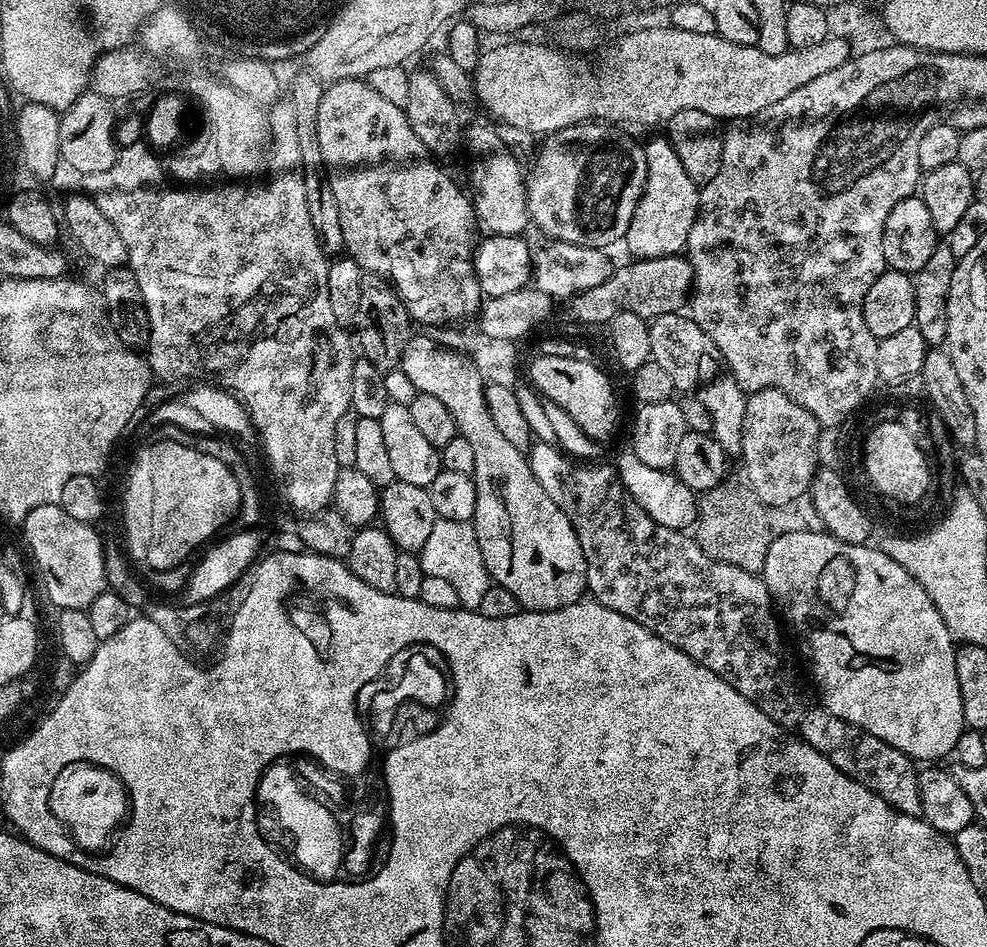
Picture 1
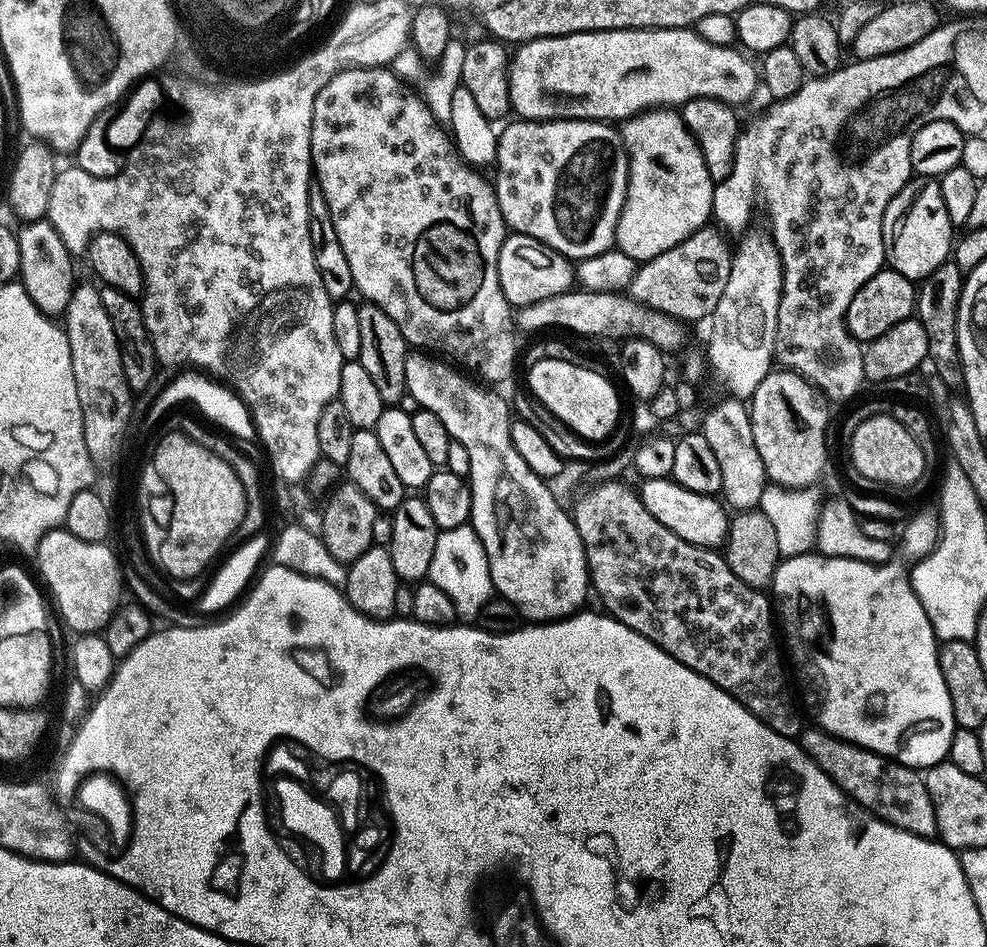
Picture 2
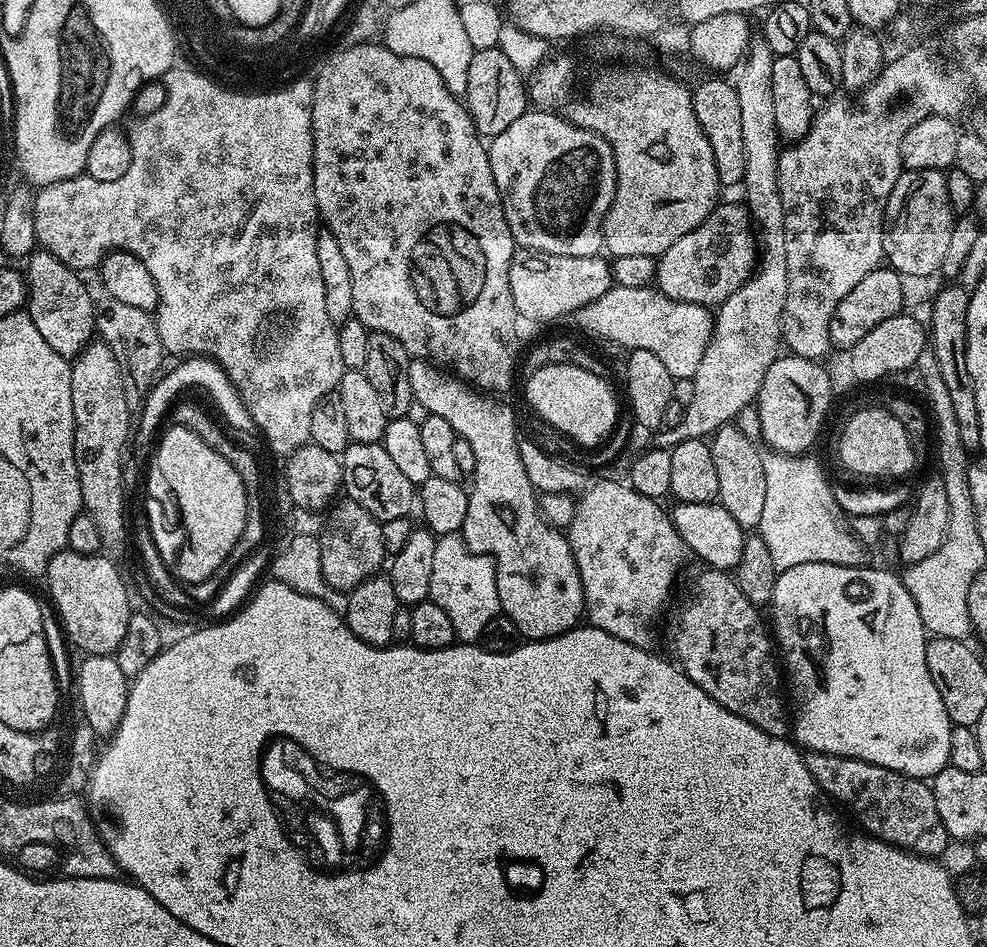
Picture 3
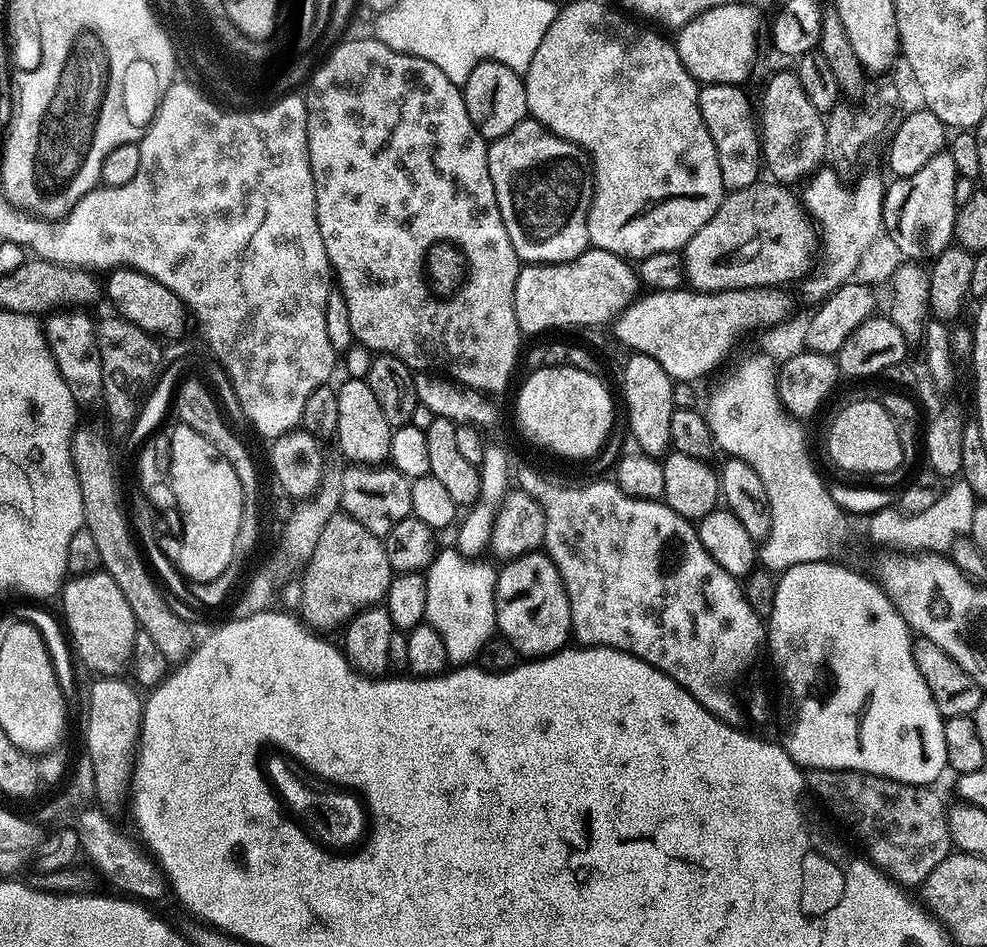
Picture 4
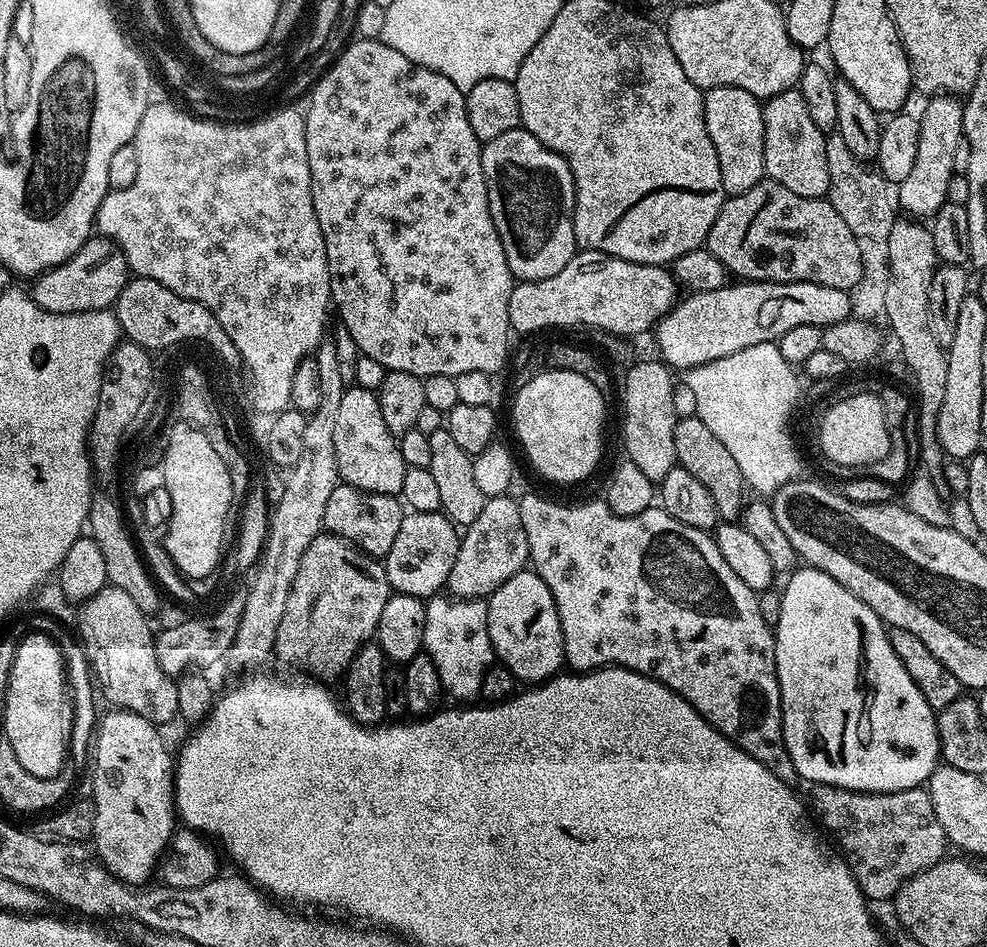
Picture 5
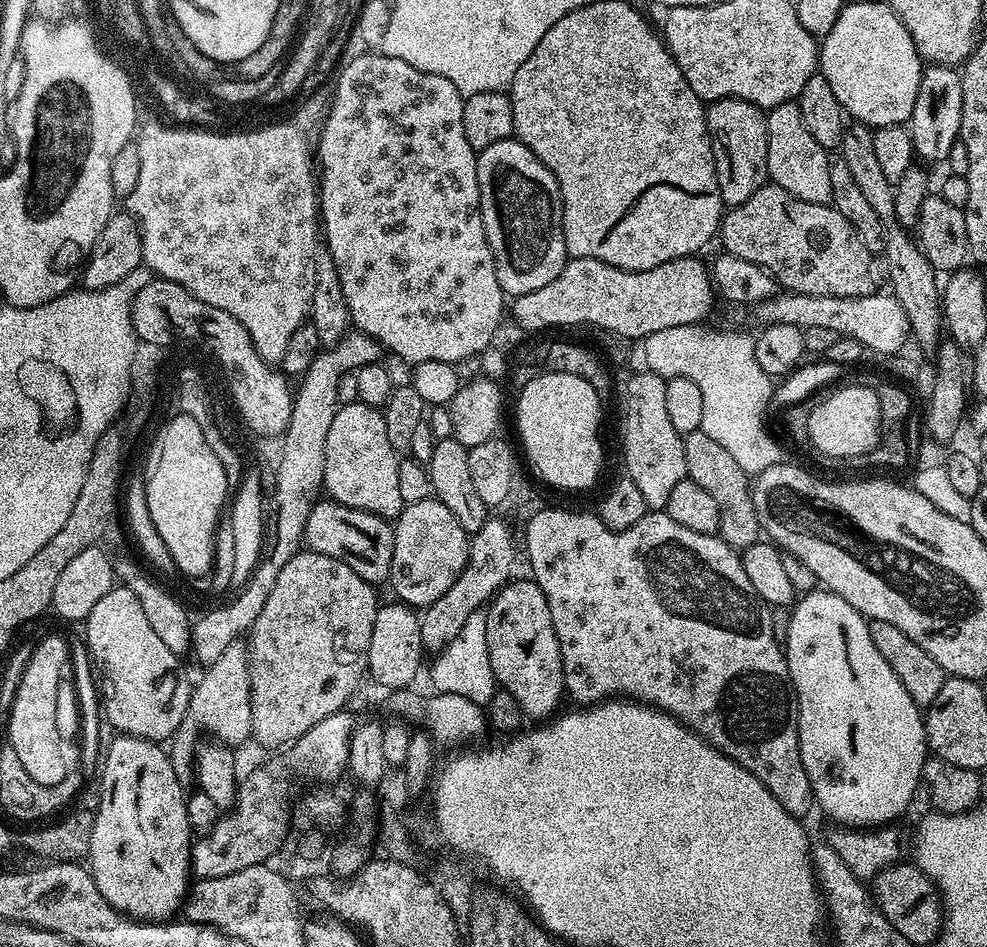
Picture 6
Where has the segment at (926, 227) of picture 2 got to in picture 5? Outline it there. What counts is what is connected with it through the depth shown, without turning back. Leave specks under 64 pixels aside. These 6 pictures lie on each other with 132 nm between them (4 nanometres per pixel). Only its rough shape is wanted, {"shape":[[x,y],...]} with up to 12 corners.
{"shape":[[936,94],[918,116],[918,158],[899,207],[931,218],[947,201],[963,103]]}

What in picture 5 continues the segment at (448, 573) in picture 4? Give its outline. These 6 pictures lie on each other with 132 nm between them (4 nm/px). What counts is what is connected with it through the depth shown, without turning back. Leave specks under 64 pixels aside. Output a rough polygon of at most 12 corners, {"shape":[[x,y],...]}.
{"shape":[[483,599],[427,601],[423,651],[445,693],[480,696],[494,653]]}

